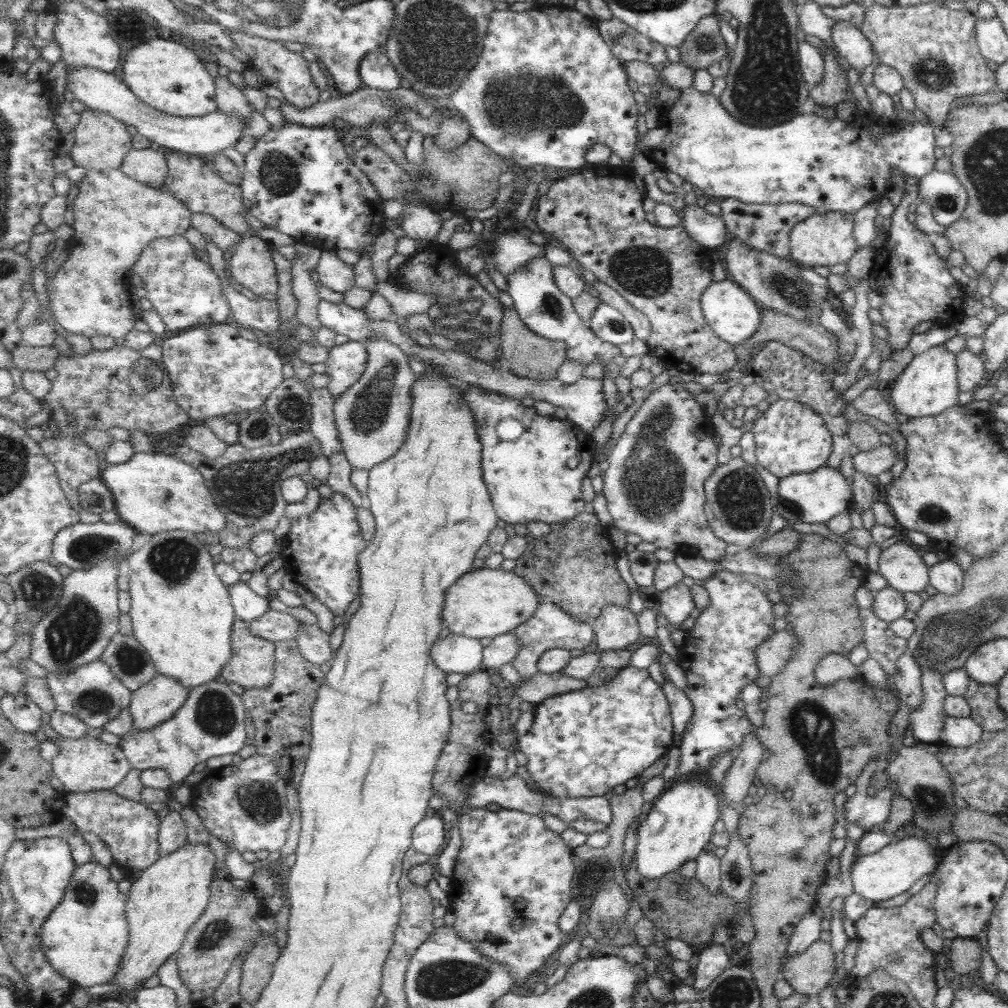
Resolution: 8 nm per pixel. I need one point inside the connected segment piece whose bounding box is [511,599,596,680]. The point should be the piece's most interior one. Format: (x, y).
(551, 627)

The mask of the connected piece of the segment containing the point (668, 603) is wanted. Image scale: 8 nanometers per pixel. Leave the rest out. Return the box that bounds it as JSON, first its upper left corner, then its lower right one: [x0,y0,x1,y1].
[659,582,697,629]

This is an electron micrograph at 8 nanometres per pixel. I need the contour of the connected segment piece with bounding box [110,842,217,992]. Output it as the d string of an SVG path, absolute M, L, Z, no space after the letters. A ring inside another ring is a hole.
M188 843L179 850L161 857L142 872L139 880L132 884L126 907L130 923L130 945L122 958L122 969L110 984L116 986L115 992L137 990L151 976L182 950L191 926L202 918L210 905L217 858L208 844Z

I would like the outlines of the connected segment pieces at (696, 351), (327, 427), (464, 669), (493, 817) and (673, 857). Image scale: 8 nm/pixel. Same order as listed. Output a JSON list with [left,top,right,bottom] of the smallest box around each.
[[536,165,736,374],[305,386,344,458],[431,633,484,674],[448,807,577,982],[635,778,719,881]]

